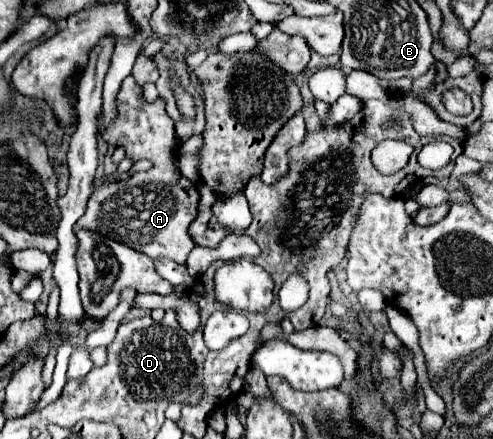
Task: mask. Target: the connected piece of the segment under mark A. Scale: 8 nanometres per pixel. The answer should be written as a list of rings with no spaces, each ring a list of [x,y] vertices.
[[[126,78],[116,96],[118,114],[106,124],[102,114],[98,114],[96,126],[106,144],[124,148],[126,158],[132,162],[150,160],[152,168],[146,172],[136,172],[126,180],[94,190],[86,214],[76,222],[74,232],[90,230],[120,244],[126,244],[150,258],[166,256],[174,262],[184,264],[190,250],[196,246],[188,234],[188,226],[198,214],[198,188],[194,182],[186,180],[178,170],[178,136],[172,118],[166,114],[164,100],[158,98],[148,102],[142,96],[142,88],[134,78]]]

